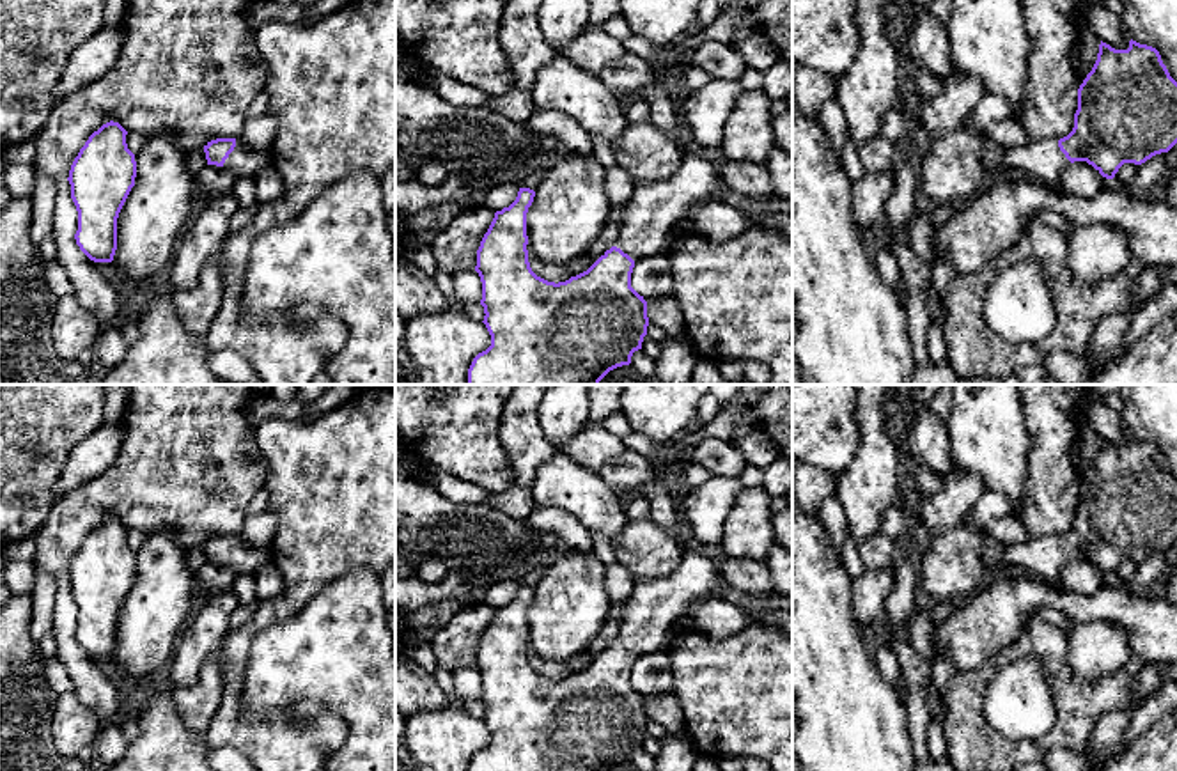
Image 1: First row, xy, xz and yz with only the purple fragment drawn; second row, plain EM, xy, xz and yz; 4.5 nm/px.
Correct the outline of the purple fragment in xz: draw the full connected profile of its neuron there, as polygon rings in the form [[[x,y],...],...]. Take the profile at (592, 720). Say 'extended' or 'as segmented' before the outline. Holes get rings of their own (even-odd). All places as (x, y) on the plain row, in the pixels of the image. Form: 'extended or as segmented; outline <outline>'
extended; outline [[[697,551],[684,553],[677,569],[661,578],[636,583],[626,601],[615,642],[587,668],[565,679],[537,674],[528,659],[526,610],[535,588],[519,585],[516,597],[495,610],[477,647],[475,668],[482,679],[484,721],[491,743],[479,750],[468,771],[608,771],[629,762],[647,732],[647,698],[631,684],[635,659],[666,652],[674,622],[716,596],[723,583],[718,562]]]

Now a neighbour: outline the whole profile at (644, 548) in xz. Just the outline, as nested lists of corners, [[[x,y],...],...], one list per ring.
[[[651,518],[627,519],[613,548],[617,564],[629,569],[640,583],[672,574],[684,557],[679,541]]]

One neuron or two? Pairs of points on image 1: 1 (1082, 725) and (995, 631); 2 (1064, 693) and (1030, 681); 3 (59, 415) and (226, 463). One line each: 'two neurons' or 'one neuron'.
1: two neurons
2: two neurons
3: two neurons

